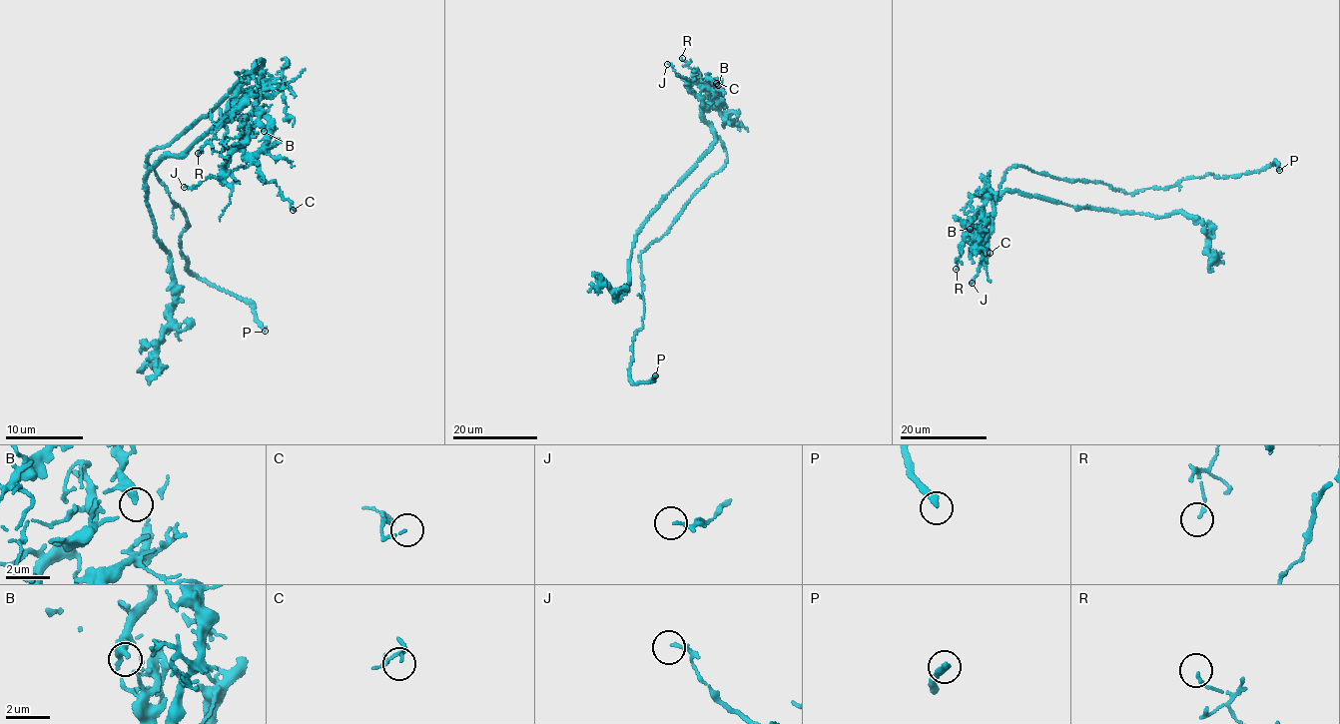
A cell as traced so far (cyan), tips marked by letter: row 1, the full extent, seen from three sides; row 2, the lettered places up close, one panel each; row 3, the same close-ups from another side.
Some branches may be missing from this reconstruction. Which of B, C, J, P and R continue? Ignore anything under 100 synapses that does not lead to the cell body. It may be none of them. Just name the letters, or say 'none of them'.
P

